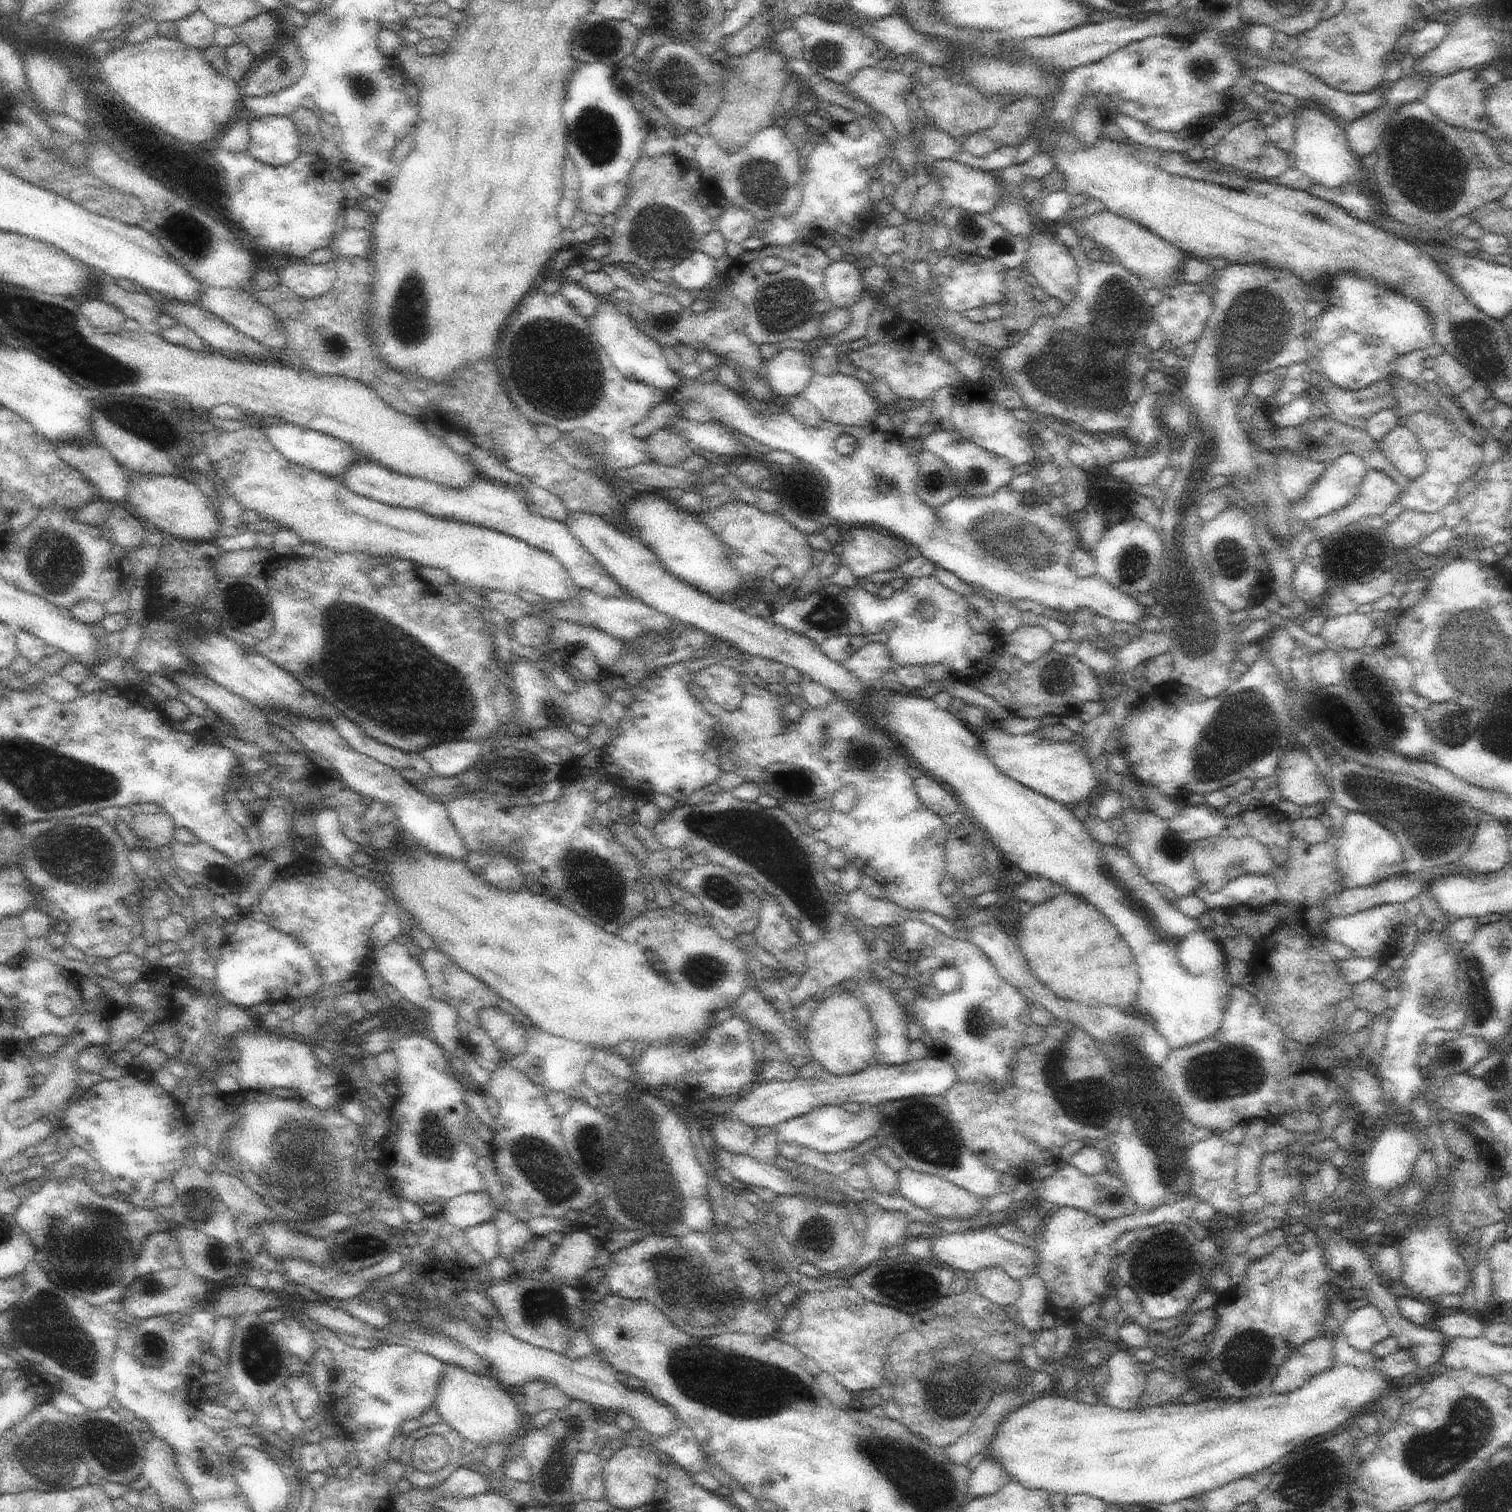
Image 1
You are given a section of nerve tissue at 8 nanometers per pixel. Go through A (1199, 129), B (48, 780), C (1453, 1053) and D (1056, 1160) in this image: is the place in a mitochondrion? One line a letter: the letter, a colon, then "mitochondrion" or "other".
A: other
B: mitochondrion
C: mitochondrion
D: other

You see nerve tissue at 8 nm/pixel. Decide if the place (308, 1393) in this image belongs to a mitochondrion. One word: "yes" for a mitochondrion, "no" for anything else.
no

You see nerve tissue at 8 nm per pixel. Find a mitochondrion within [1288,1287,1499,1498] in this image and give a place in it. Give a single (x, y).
(1471, 1422)

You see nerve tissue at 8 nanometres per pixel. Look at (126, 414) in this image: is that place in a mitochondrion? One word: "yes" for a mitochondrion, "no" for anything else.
yes

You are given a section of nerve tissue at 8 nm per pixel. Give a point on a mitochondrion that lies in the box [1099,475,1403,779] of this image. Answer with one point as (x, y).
(1190, 619)

